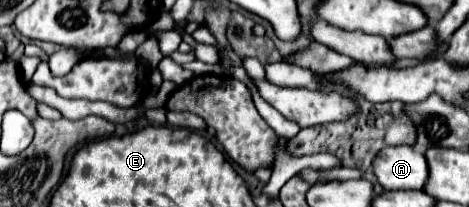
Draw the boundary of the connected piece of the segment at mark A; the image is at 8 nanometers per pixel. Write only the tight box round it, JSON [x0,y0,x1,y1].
[372,146,428,190]

